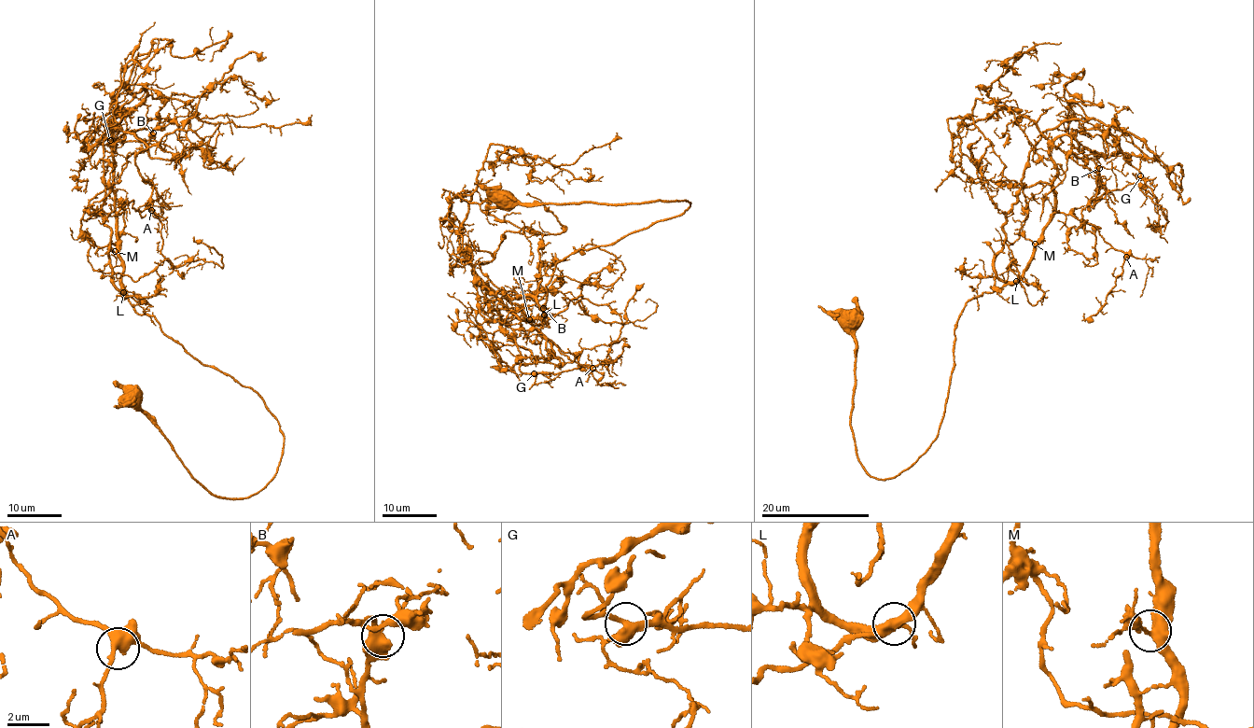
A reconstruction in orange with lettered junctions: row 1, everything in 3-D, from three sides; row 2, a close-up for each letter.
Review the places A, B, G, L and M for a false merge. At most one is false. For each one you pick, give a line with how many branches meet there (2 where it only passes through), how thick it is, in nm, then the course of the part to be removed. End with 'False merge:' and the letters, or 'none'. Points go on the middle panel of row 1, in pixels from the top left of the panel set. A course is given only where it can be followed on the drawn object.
False merge: none

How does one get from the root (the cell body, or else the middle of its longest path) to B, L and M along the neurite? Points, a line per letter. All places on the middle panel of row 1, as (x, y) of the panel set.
B: (505, 200), (690, 203), (561, 259), (541, 318), (520, 319), (486, 292), (543, 308)
L: (505, 200), (530, 207), (682, 199), (690, 203), (676, 216), (561, 259), (545, 286), (544, 314)
M: (505, 200), (530, 207), (682, 199), (690, 203), (676, 216), (561, 259), (545, 286), (544, 314), (529, 319)

